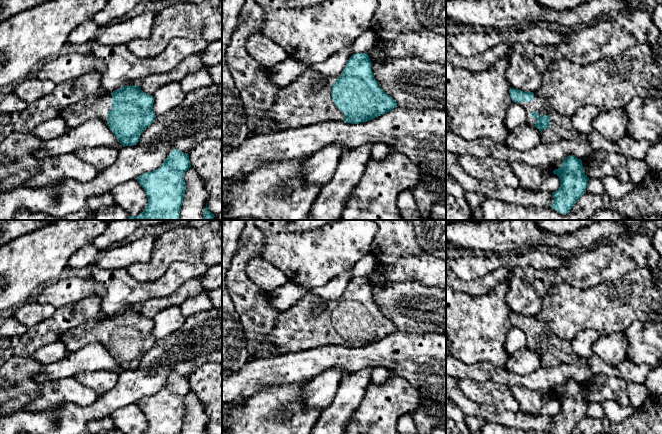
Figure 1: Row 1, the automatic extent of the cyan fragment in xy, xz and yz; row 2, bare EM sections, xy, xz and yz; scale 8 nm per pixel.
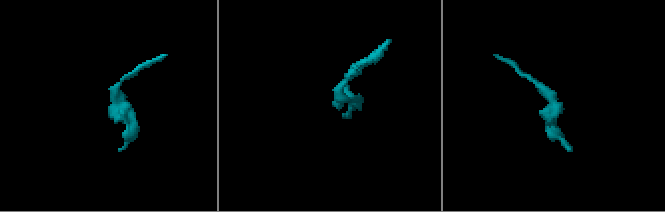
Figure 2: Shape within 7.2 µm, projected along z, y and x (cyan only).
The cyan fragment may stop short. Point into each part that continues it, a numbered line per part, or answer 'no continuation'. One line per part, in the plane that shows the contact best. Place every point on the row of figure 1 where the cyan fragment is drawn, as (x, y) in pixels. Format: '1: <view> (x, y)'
1: yz (560, 126)

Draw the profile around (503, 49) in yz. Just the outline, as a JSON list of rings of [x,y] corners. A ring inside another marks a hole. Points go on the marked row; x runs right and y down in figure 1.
[[[499,40],[490,50],[471,57],[461,56],[450,44],[446,44],[446,61],[471,72],[484,72],[497,60],[511,57],[512,54],[511,43],[507,40]]]

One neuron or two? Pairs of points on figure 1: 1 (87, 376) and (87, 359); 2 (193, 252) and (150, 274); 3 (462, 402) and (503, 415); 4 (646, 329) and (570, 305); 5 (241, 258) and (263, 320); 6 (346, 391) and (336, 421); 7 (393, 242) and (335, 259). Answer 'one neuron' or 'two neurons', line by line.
1: two neurons
2: one neuron
3: one neuron
4: two neurons
5: one neuron
6: one neuron
7: two neurons

